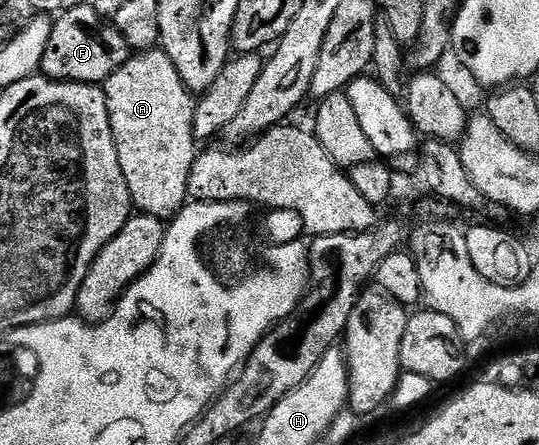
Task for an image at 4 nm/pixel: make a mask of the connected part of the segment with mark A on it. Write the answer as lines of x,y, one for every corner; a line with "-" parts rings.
144,50
131,55
130,60
120,66
120,70
106,79
104,91
116,158
124,174
124,182
128,182
131,205
143,216
155,216
163,222
173,220
188,203
188,174
192,174
196,155
195,93
190,91
184,78
180,78
180,70
176,70
172,58
168,58
168,54
161,50

